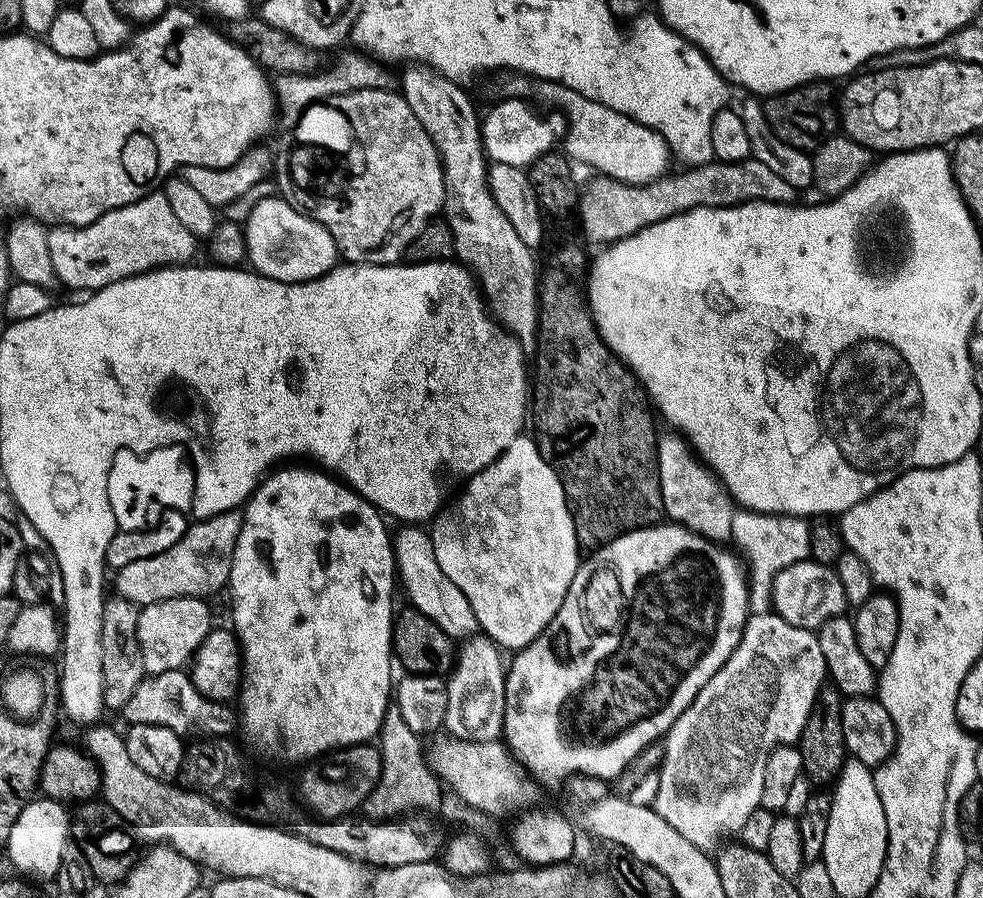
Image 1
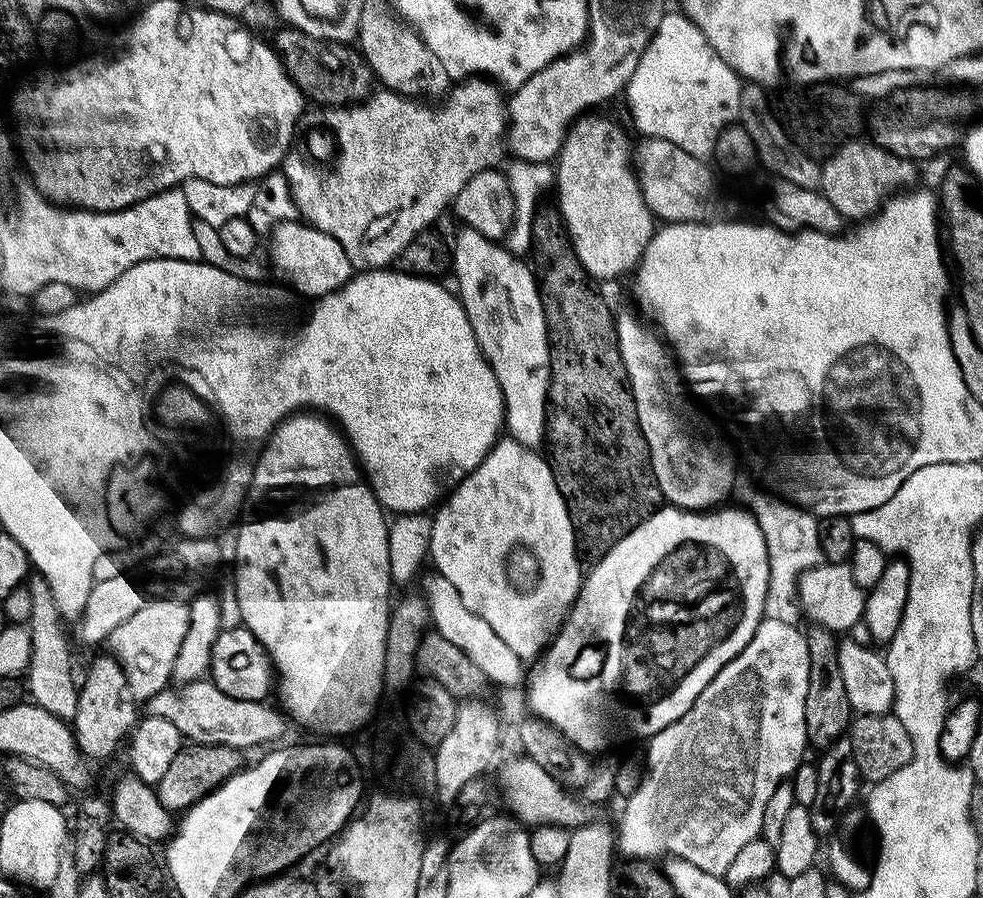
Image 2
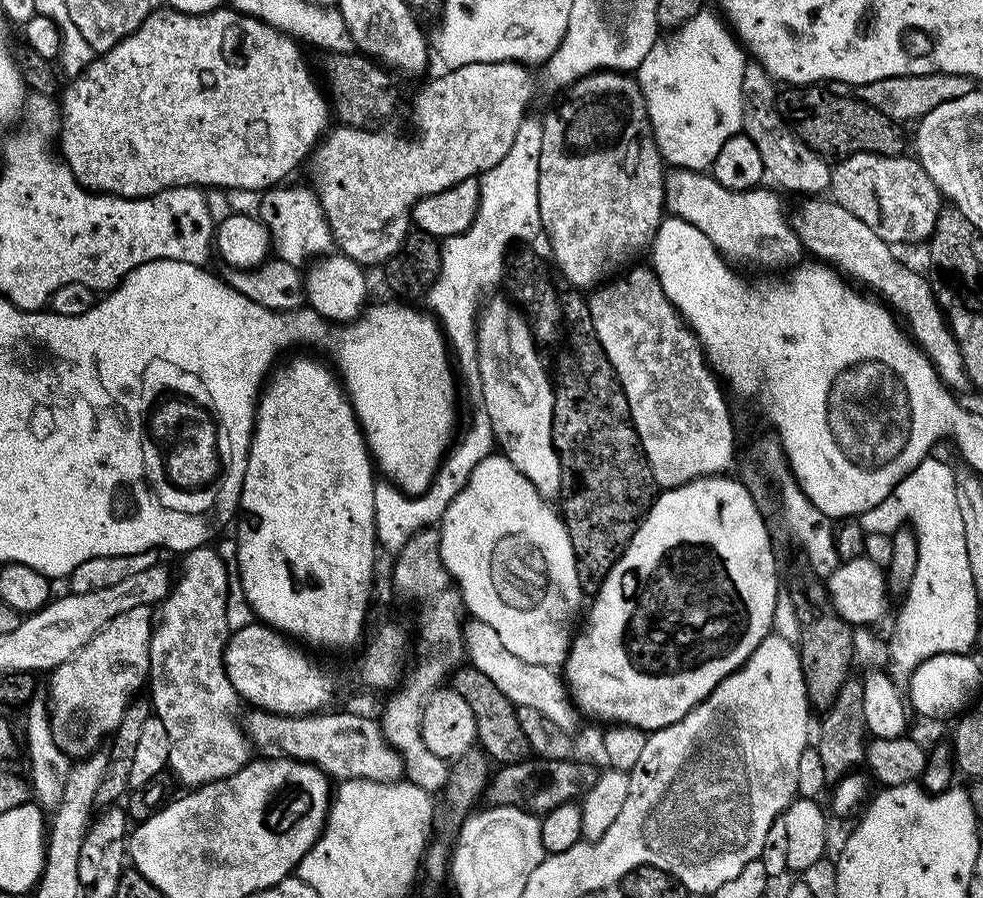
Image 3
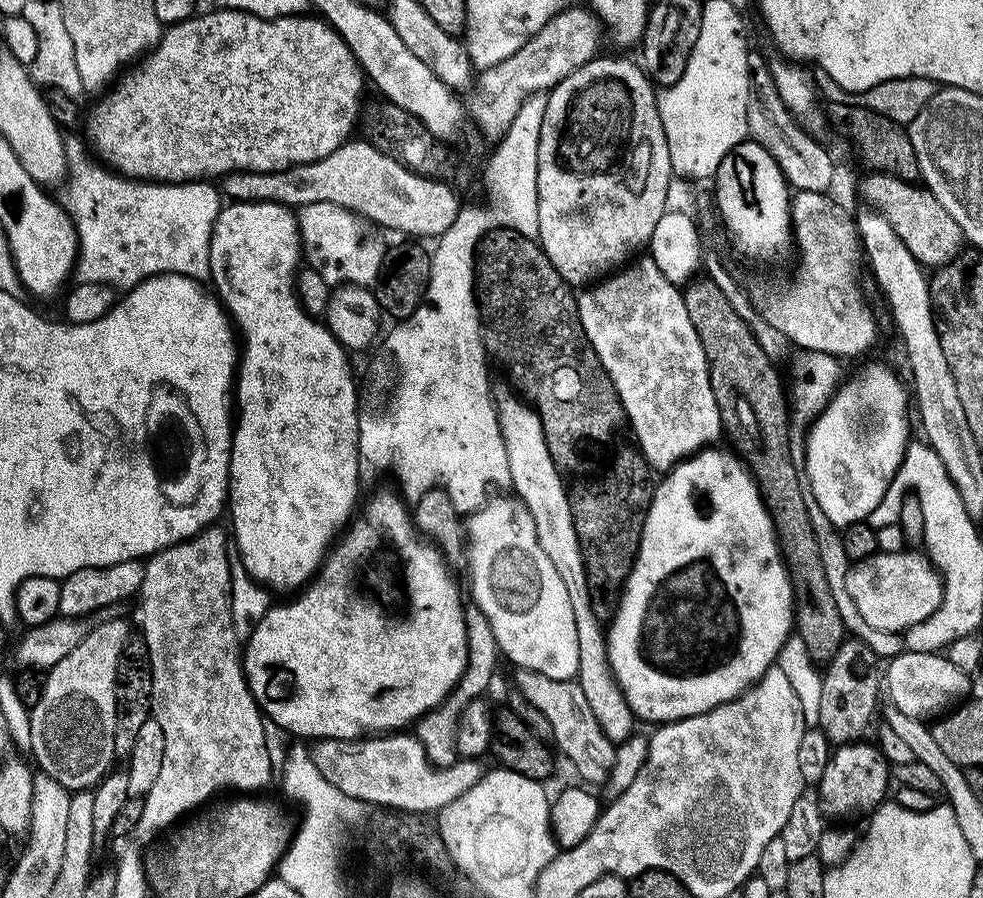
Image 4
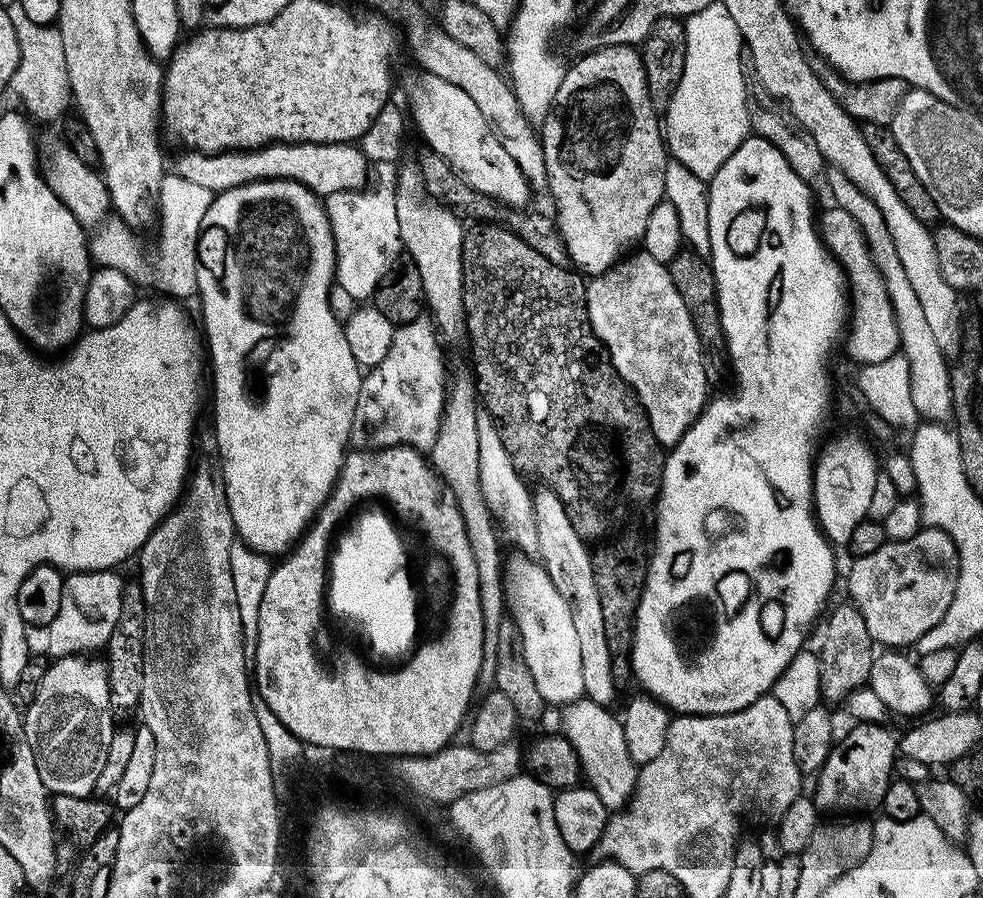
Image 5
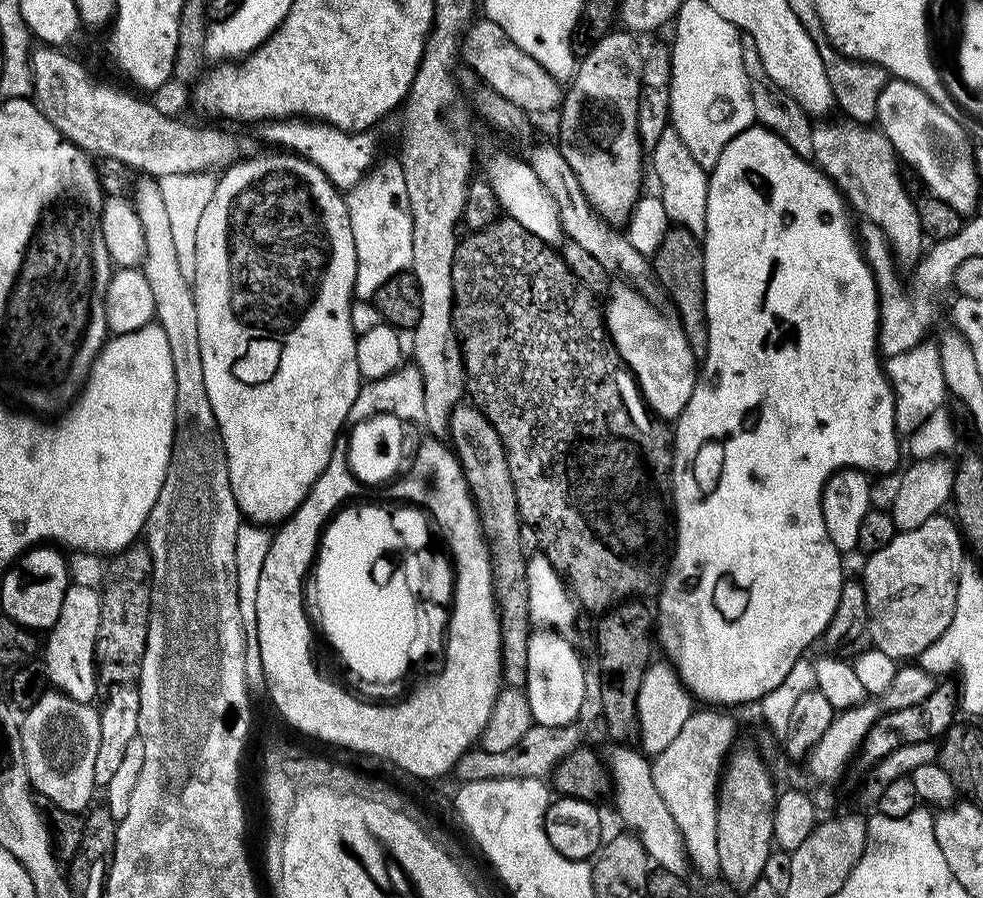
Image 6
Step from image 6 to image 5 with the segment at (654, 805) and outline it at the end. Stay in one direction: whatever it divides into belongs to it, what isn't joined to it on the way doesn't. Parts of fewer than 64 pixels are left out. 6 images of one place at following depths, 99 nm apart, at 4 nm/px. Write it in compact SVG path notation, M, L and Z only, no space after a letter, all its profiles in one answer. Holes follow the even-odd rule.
M587 698L572 701L563 709L563 735L574 746L580 759L580 771L587 787L602 800L602 805L609 810L620 810L631 801L636 791L638 765L631 760L626 746L626 734L619 719L611 716L598 702Z

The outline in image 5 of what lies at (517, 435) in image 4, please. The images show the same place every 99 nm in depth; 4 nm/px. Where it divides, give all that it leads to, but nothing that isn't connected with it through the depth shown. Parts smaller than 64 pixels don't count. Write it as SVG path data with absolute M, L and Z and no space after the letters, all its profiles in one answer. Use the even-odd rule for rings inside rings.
M540 486L537 489L532 497L532 506L538 530L538 558L550 582L554 582L557 597L564 599L569 606L570 619L574 622L579 641L585 697L604 708L613 700L618 686L613 678L613 656L606 642L606 626L602 626L602 602L598 602L598 586L594 586L593 554L585 540L574 530L564 510L564 503L549 488Z

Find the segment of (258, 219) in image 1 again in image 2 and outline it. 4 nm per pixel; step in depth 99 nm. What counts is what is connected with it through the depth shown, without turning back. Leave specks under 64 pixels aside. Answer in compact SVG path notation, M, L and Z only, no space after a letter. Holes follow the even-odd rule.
M299 219L282 221L273 227L270 239L268 252L272 255L271 267L286 283L293 284L301 297L319 298L337 292L354 275L350 258L346 258L346 250L342 250L342 246L338 246L330 234L313 228L307 222Z

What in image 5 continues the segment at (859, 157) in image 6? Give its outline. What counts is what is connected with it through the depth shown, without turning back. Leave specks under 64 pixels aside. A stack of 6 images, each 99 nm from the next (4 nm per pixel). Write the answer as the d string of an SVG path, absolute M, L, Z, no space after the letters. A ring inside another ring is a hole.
M829 167L828 188L832 191L835 207L846 210L846 214L854 214L858 226L866 234L866 242L870 246L870 254L874 254L874 262L878 270L882 270L882 278L886 282L886 290L890 294L890 302L896 311L898 332L900 334L900 352L910 362L910 398L914 402L917 413L925 421L944 422L952 411L952 373L950 360L942 354L934 333L930 330L926 313L922 310L922 302L918 302L918 294L914 294L914 286L910 286L910 277L898 259L898 250L894 250L894 238L890 238L890 230L886 230L886 218L882 218L882 210L872 199L858 188L836 167Z

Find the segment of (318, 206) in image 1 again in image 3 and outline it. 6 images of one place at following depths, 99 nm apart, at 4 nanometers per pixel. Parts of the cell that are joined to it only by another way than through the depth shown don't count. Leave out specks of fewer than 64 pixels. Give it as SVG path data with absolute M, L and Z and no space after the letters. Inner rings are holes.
M514 60L498 62L497 64L494 62L474 62L466 66L444 70L441 76L434 77L417 94L416 101L412 104L412 120L416 123L416 136L395 136L392 132L380 132L384 130L377 130L375 127L349 128L347 126L336 126L336 129L333 127L312 149L306 168L312 171L310 184L324 211L326 222L329 223L335 247L343 255L353 260L355 264L361 266L369 266L368 264L383 265L402 246L404 239L409 236L410 225L413 223L412 209L416 207L416 203L423 200L425 196L438 194L458 182L479 177L481 174L489 172L494 166L498 166L498 162L502 162L502 158L506 158L507 152L510 151L510 146L514 146L514 138L518 138L518 126L522 126L522 122L529 115L528 103L532 100L532 76L528 72L531 71L525 65L517 64Z

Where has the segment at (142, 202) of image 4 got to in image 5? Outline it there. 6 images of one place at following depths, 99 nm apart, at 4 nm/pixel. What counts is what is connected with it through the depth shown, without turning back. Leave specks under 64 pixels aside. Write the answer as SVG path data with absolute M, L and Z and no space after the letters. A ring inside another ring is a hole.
M175 174L165 175L162 186L160 187L160 203L158 205L160 257L156 260L156 273L152 273L152 268L148 265L148 260L144 257L143 250L136 245L137 233L119 218L109 219L107 223L95 233L97 236L93 235L91 237L90 251L92 253L93 261L102 268L122 270L122 274L126 274L126 278L130 278L133 284L137 286L143 286L144 283L156 283L158 287L165 288L165 290L169 292L165 292L169 297L175 298L177 301L185 302L184 300L190 299L191 296L193 299L198 293L196 243L200 237L202 218L206 218L206 210L210 210L210 202L212 201L213 195L213 192L206 190L206 186L197 186L195 182L186 182L186 178L182 178Z

